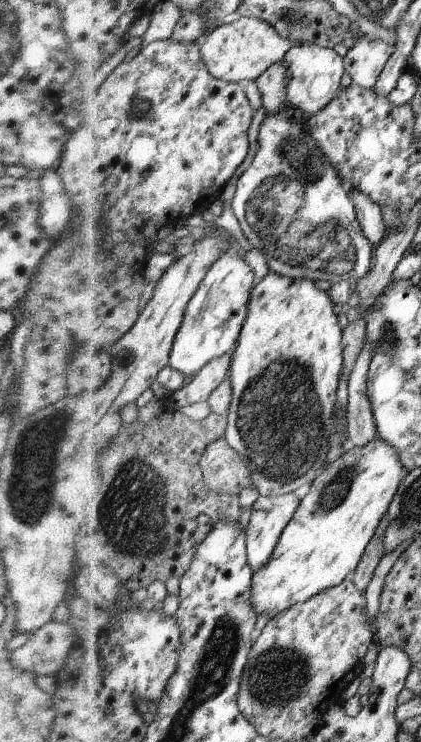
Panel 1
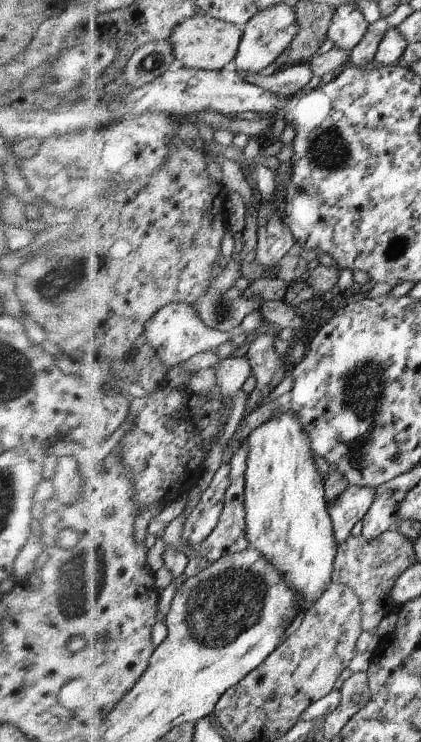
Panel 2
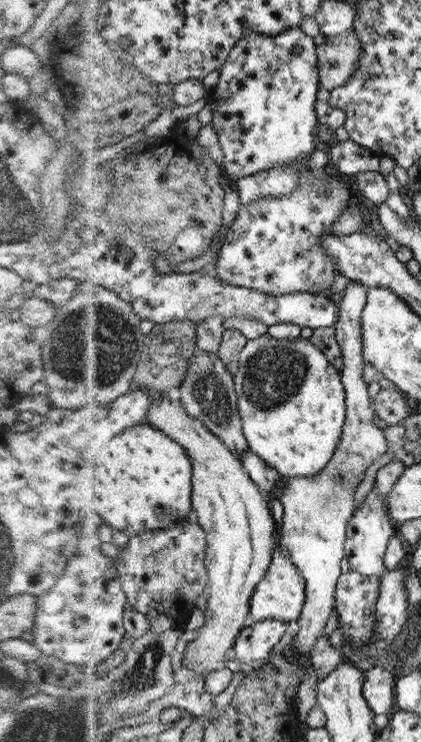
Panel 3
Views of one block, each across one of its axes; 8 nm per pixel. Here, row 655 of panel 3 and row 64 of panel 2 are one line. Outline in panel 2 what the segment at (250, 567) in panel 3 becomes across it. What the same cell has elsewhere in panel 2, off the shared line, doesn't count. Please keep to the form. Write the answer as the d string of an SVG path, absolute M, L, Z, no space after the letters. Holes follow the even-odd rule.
M200 12L198 15L184 20L170 36L170 42L174 46L176 58L182 62L184 67L220 71L234 65L244 34L244 27Z

